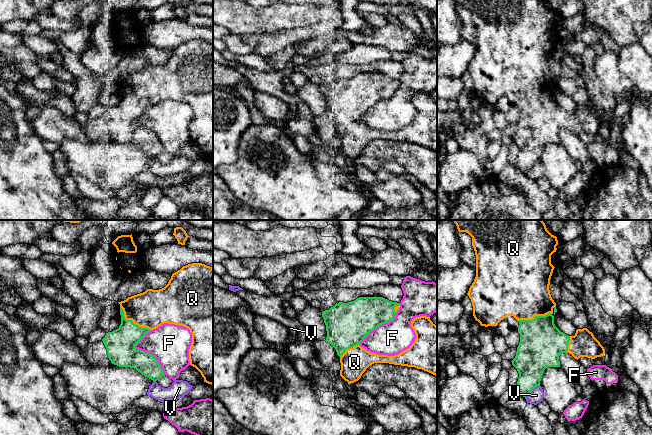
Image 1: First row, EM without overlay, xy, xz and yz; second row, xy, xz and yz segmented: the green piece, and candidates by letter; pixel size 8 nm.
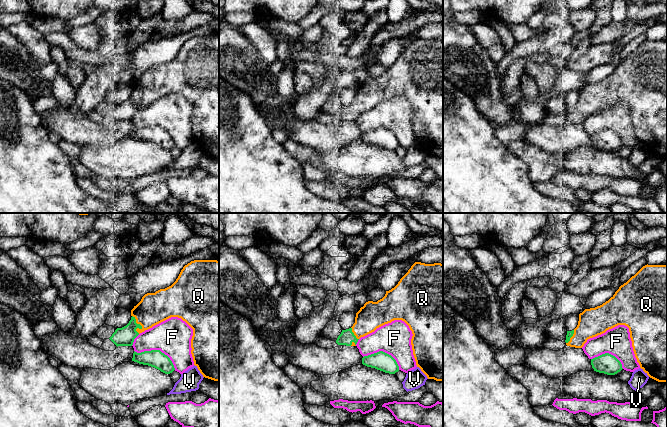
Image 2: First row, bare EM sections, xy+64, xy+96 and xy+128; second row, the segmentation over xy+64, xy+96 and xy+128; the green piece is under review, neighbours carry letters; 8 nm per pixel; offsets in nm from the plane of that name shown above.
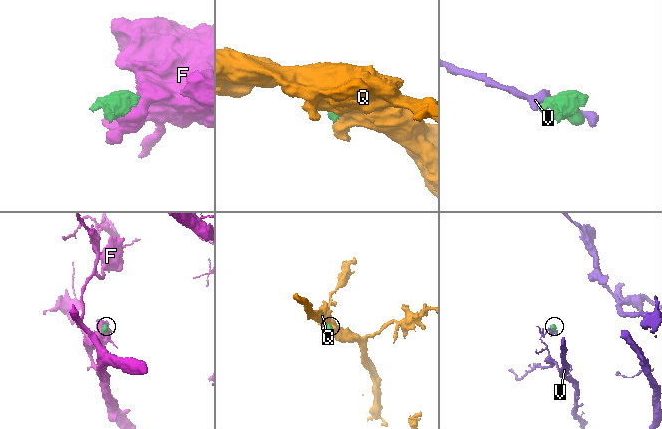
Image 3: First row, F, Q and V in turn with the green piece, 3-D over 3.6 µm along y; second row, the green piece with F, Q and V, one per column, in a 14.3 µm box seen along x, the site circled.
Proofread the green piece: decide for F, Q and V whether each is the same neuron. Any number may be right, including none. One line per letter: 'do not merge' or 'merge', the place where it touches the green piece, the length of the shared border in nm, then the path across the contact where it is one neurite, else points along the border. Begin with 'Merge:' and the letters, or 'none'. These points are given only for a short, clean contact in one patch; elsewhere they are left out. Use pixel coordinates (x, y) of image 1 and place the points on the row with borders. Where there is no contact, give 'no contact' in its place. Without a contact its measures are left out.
Merge: Q
F: do not merge | xy (143, 351) | 380 nm
Q: merge | xy (132, 321) | 320 nm
V: do not merge | yz (532, 389) | 160 nm

